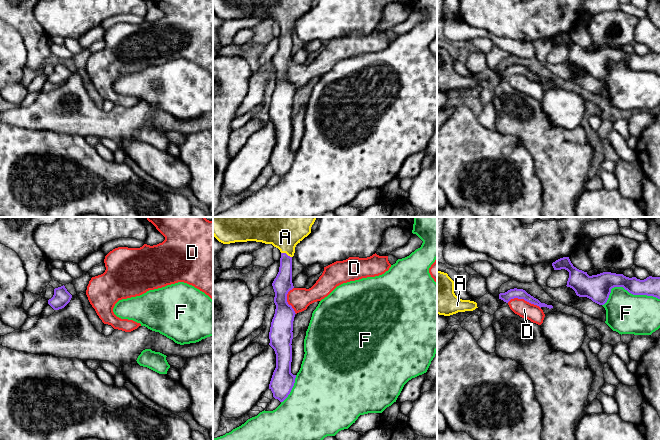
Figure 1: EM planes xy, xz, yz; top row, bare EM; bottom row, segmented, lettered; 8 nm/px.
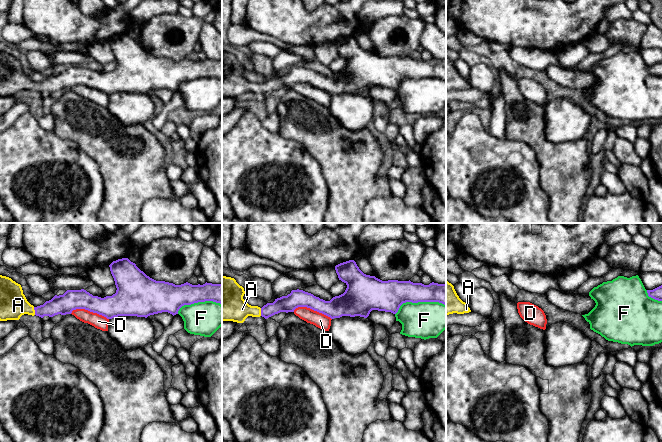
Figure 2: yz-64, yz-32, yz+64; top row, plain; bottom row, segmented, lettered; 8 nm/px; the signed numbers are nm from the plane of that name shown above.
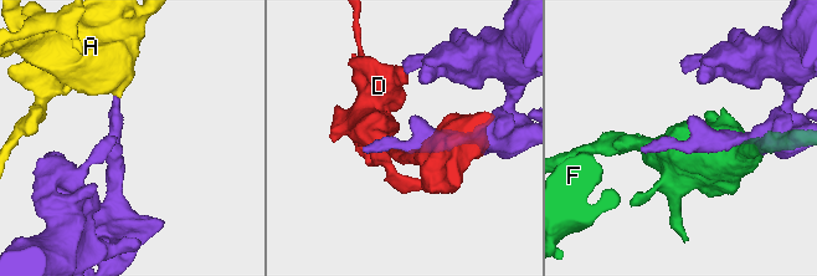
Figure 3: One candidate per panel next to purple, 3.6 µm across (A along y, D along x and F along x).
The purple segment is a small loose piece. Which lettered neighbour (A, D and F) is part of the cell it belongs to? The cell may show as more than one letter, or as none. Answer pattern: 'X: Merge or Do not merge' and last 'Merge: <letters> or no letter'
A: Merge
D: Do not merge
F: Do not merge
Merge: A

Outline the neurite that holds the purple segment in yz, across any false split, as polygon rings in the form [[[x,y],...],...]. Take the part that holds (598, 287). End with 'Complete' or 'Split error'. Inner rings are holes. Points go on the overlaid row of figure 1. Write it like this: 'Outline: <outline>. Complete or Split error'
Outline: [[[569,257],[552,263],[554,270],[565,269],[569,272],[567,287],[572,288],[579,297],[587,297],[593,302],[604,305],[614,287],[623,287],[633,295],[647,295],[660,299],[660,277],[649,276],[644,280],[626,277],[623,274],[603,272],[589,276],[577,269]]]. Complete

